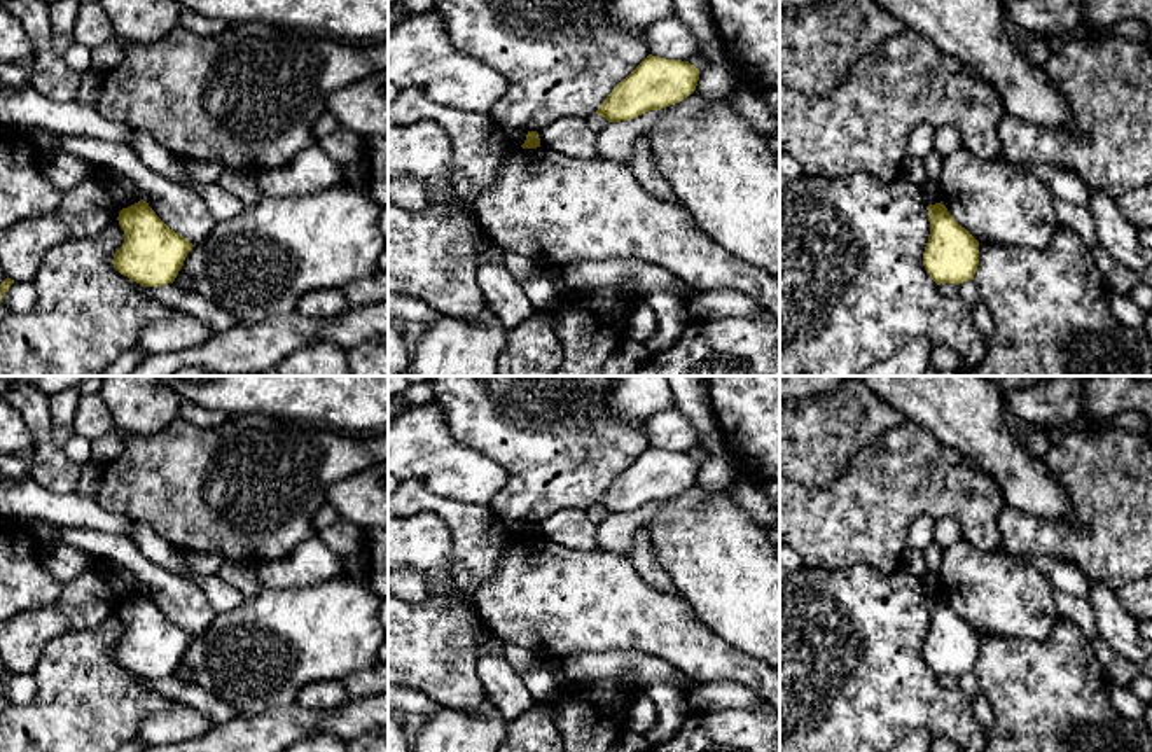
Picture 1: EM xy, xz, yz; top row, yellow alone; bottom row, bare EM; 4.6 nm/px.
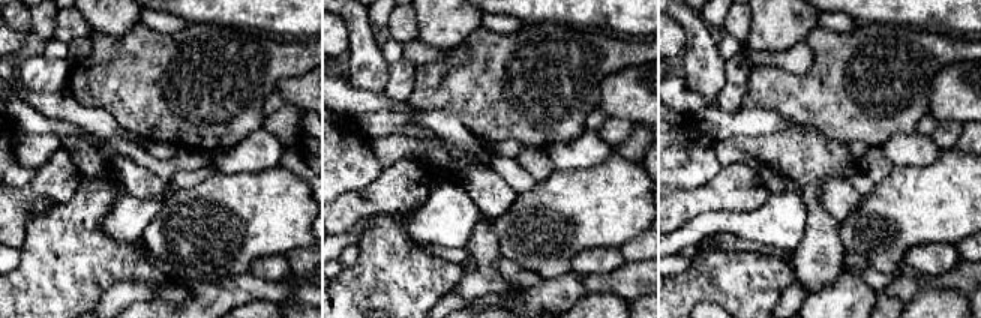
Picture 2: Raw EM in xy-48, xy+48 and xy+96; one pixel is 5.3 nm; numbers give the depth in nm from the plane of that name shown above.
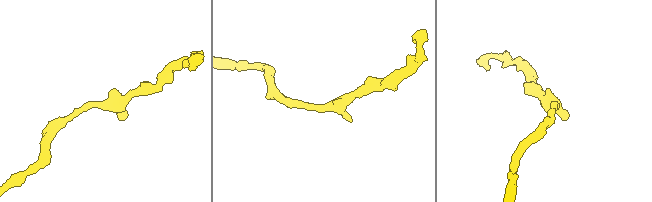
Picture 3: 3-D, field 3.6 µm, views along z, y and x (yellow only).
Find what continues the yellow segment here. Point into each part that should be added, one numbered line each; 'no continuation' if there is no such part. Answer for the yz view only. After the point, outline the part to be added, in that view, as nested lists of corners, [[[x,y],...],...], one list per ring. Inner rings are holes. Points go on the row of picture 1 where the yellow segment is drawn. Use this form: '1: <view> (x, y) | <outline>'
no continuation

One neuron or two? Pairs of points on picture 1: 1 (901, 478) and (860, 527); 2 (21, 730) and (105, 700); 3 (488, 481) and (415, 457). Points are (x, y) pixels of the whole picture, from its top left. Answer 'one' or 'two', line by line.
1: one
2: one
3: one

